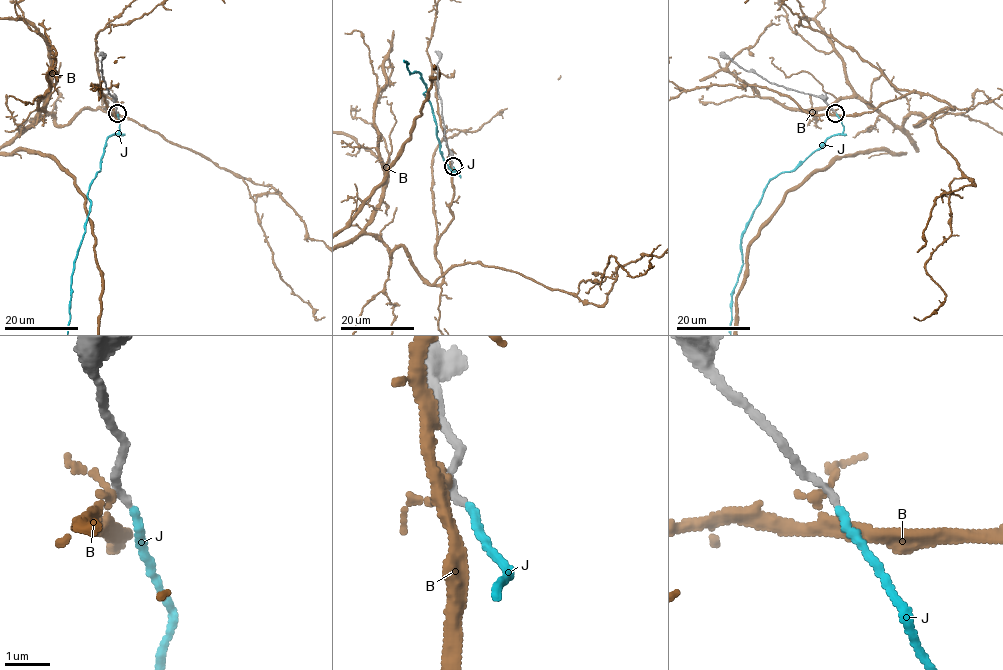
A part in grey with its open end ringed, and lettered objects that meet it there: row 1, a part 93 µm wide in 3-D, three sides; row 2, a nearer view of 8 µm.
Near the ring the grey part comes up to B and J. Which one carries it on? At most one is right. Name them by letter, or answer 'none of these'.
J

